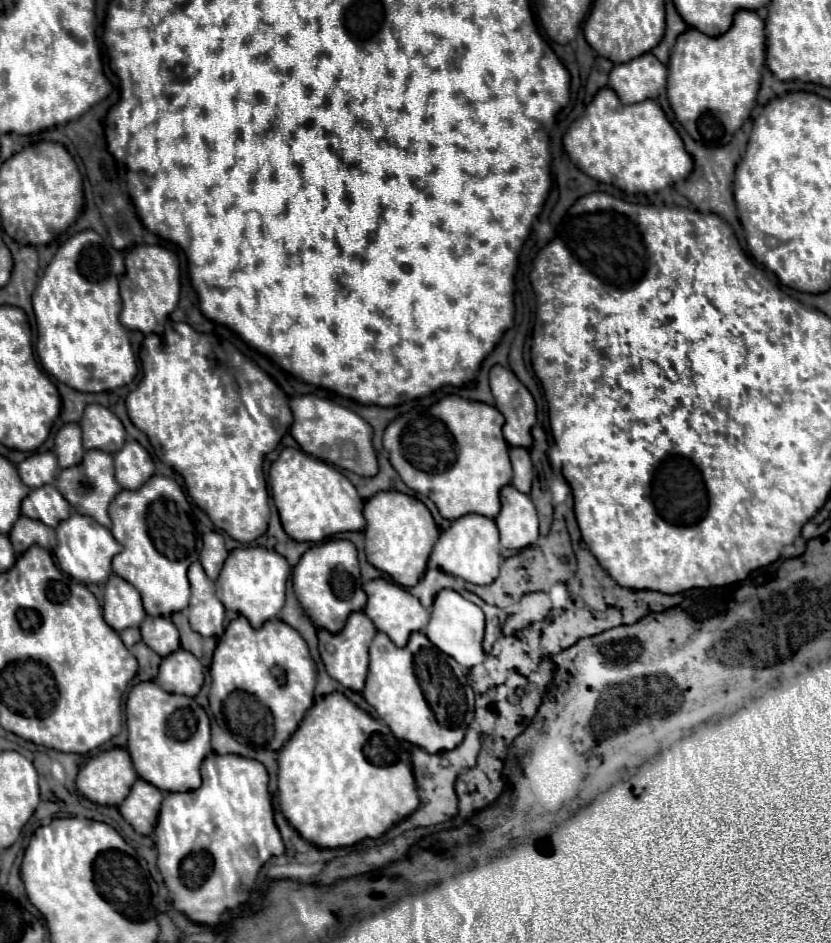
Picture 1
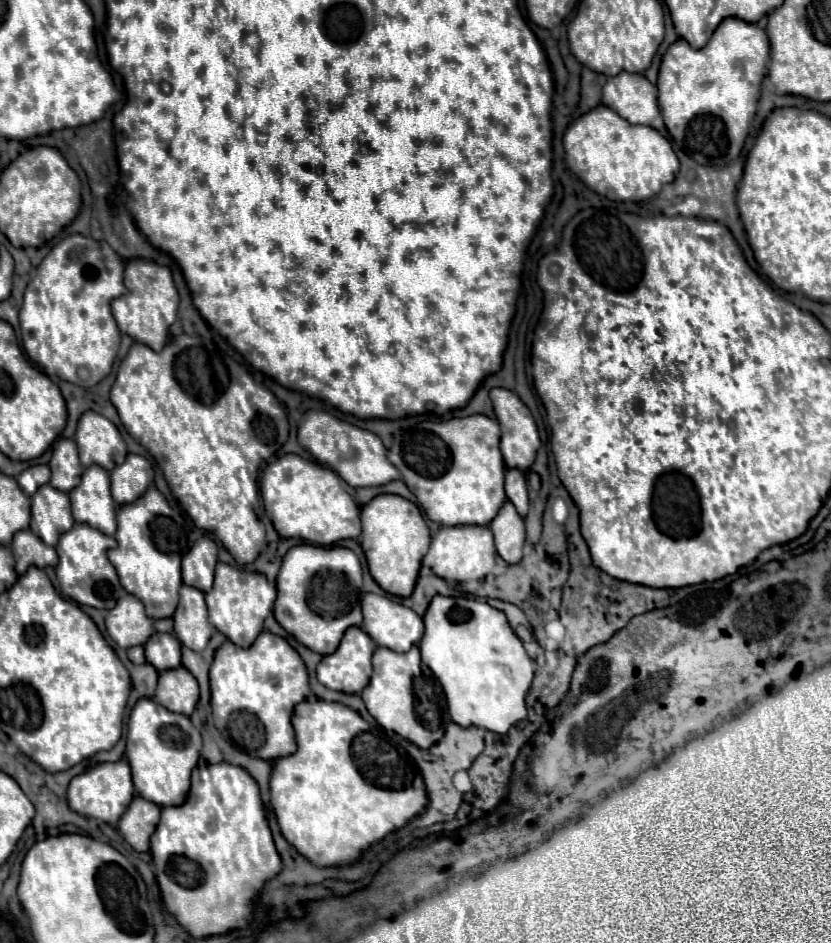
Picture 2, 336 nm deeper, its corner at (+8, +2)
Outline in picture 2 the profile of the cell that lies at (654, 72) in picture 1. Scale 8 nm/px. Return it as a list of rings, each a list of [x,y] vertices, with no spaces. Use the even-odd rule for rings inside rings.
[[[620,73],[618,77],[610,77],[602,91],[602,103],[628,123],[652,125],[660,113],[656,87],[640,73]]]

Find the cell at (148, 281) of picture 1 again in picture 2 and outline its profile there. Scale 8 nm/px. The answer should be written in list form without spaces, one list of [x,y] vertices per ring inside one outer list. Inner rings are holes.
[[[132,259],[126,265],[124,285],[128,293],[112,301],[112,315],[118,323],[118,329],[130,335],[134,341],[144,343],[154,351],[160,351],[166,345],[170,325],[176,321],[176,313],[178,313],[178,291],[174,287],[170,269],[156,265],[152,261]]]

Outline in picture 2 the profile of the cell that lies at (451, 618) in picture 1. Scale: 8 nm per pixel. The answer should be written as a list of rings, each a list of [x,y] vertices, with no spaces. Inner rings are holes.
[[[436,595],[430,601],[430,607],[424,615],[424,637],[420,641],[420,653],[422,653],[422,663],[436,675],[440,681],[446,703],[448,703],[448,713],[450,719],[460,725],[460,727],[480,727],[492,733],[508,733],[512,725],[518,721],[526,719],[528,709],[526,709],[526,693],[532,683],[532,659],[528,657],[522,641],[510,627],[506,615],[500,609],[490,607],[484,601],[476,599],[456,599],[456,597],[442,597]]]

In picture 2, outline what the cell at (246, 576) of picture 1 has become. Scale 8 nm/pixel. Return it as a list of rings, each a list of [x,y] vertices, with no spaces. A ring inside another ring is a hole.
[[[218,563],[214,571],[214,587],[210,593],[206,593],[208,619],[228,641],[246,649],[264,629],[264,619],[272,611],[274,597],[276,589],[262,573],[248,573],[226,563]]]

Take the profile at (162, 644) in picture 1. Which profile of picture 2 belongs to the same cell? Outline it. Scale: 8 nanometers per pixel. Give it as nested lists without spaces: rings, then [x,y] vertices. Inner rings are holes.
[[[154,633],[154,637],[144,645],[146,661],[158,671],[180,667],[180,649],[180,641],[170,633]]]

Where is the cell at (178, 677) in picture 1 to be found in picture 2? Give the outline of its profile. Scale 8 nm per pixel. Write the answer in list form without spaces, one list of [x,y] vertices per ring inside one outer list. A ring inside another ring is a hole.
[[[178,667],[160,673],[154,695],[154,701],[158,705],[180,715],[192,715],[198,699],[200,699],[200,689],[194,675],[188,669]]]

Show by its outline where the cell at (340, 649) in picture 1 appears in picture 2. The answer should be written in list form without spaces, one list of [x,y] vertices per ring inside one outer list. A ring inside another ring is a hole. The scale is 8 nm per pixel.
[[[350,627],[338,649],[318,665],[318,681],[334,691],[360,693],[372,675],[374,649],[374,641],[360,627]]]

